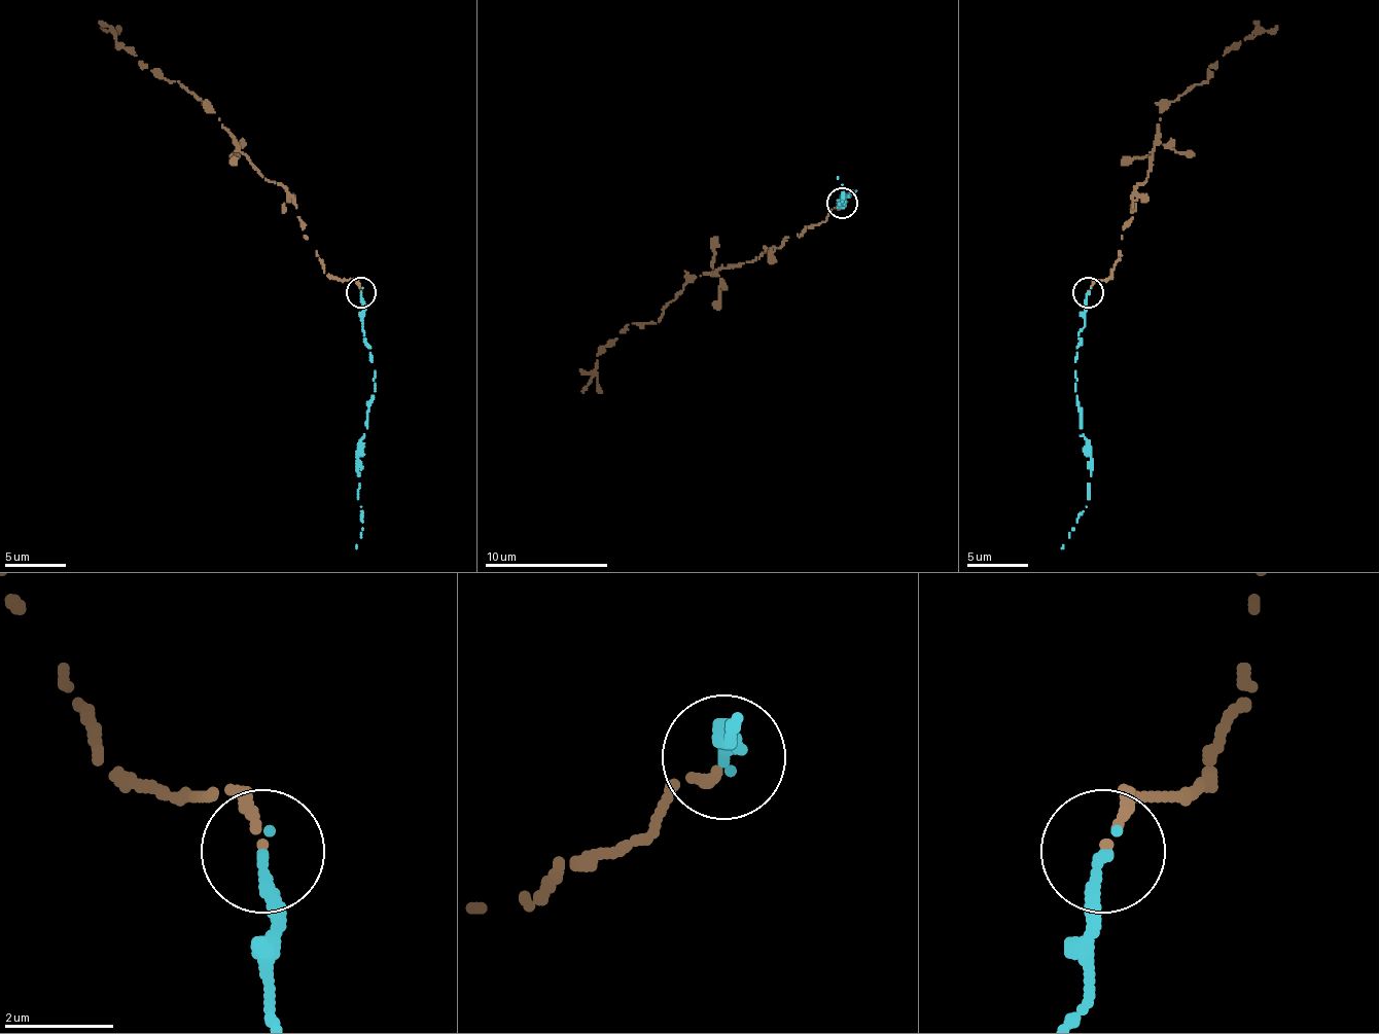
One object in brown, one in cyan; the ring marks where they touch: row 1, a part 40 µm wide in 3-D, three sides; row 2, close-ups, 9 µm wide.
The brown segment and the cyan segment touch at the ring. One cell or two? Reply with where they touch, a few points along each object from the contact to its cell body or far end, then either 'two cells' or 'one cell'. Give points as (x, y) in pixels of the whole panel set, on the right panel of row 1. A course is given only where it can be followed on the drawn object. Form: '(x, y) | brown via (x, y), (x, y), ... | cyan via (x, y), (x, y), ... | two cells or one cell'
(1088, 292) | brown via (1088, 291), (1091, 279), (1112, 273), (1162, 110), (1208, 82), (1208, 67), (1239, 42), (1276, 27) | cyan via (1088, 291), (1075, 347), (1075, 390), (1085, 452), (1091, 458), (1091, 476), (1085, 507), (1060, 547) | two cells

